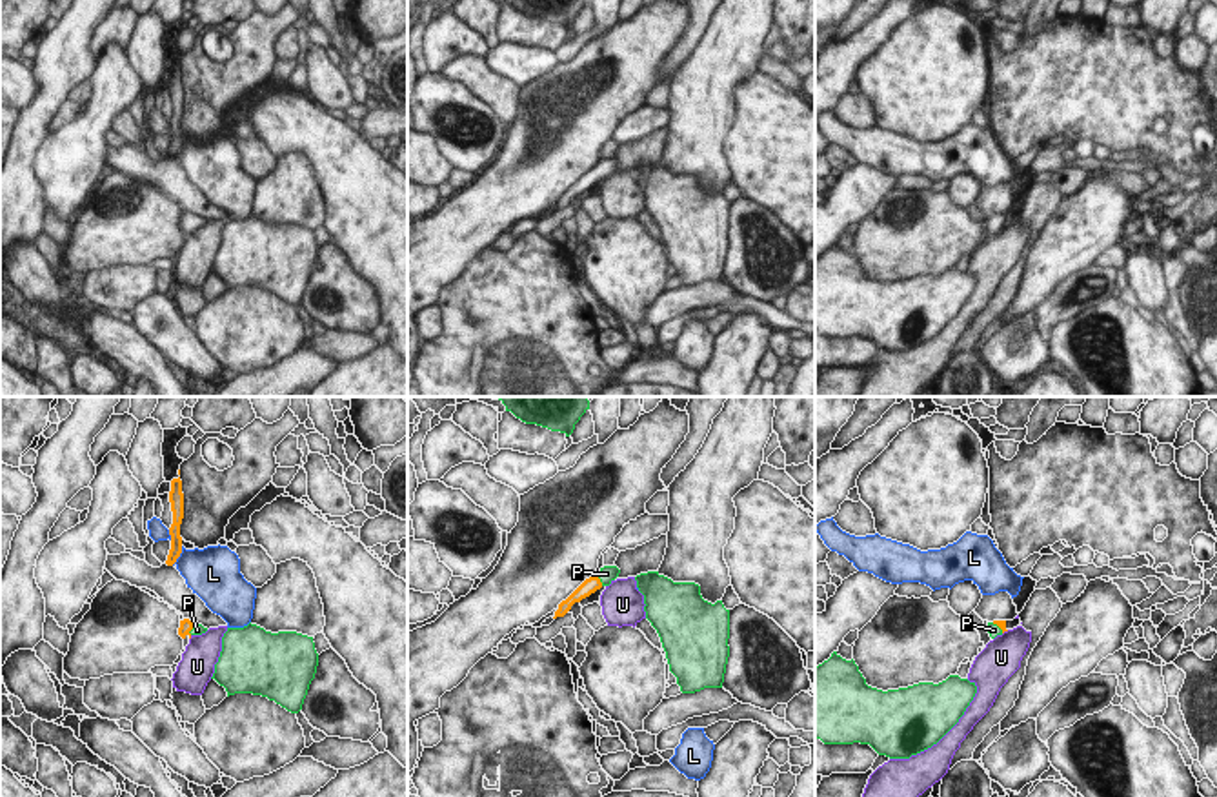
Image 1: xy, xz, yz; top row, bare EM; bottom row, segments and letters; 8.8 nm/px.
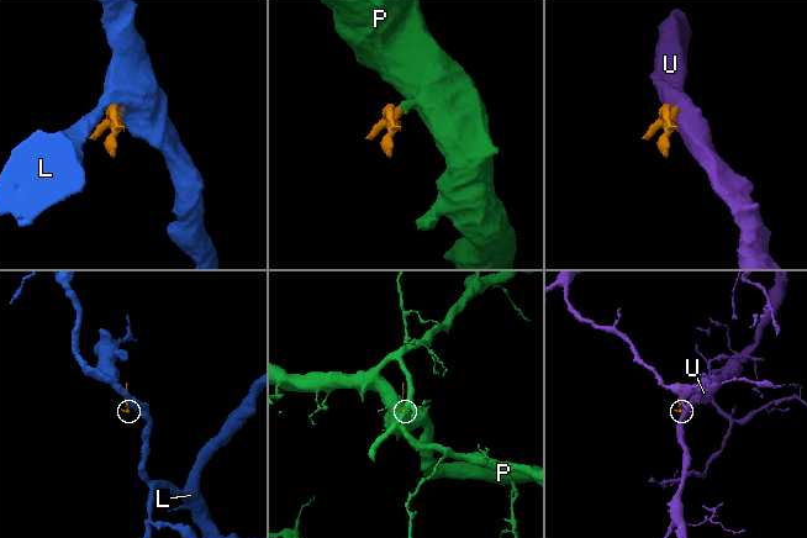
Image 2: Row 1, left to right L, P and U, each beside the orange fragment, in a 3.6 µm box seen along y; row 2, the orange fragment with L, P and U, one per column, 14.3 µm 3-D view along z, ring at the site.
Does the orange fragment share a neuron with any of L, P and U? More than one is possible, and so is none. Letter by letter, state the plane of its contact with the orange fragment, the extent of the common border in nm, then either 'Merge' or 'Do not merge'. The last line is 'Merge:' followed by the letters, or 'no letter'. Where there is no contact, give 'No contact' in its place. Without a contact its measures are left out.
L: Touches orange in xy. Shared border 200 nm. Do not merge
P: Touches orange in xz. Shared border 100 nm. Merge
U: Touches orange in yz. Shared border 70 nm. Do not merge
Merge: P.

